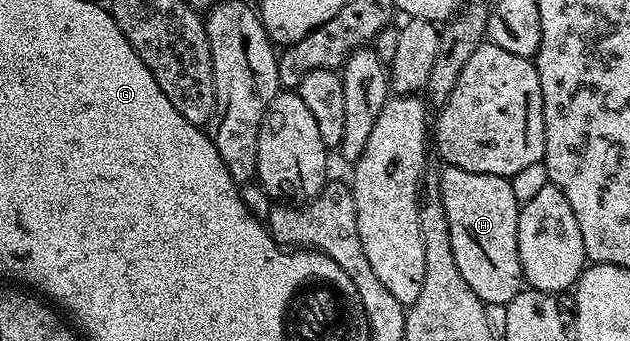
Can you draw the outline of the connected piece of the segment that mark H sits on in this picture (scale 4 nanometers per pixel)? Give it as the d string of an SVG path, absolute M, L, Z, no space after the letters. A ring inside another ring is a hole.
M443 167L442 176L440 175L440 187L442 190L442 201L444 202L444 210L448 218L448 230L452 238L452 254L456 254L456 266L460 266L460 274L464 278L464 282L468 282L468 286L472 286L474 293L481 298L483 304L489 306L491 304L510 304L512 298L516 298L518 292L523 291L524 277L522 275L522 267L520 266L520 254L518 253L518 210L520 207L520 199L514 193L514 188L509 179L505 176L497 176L496 174L480 174L472 170L464 170L463 168Z

